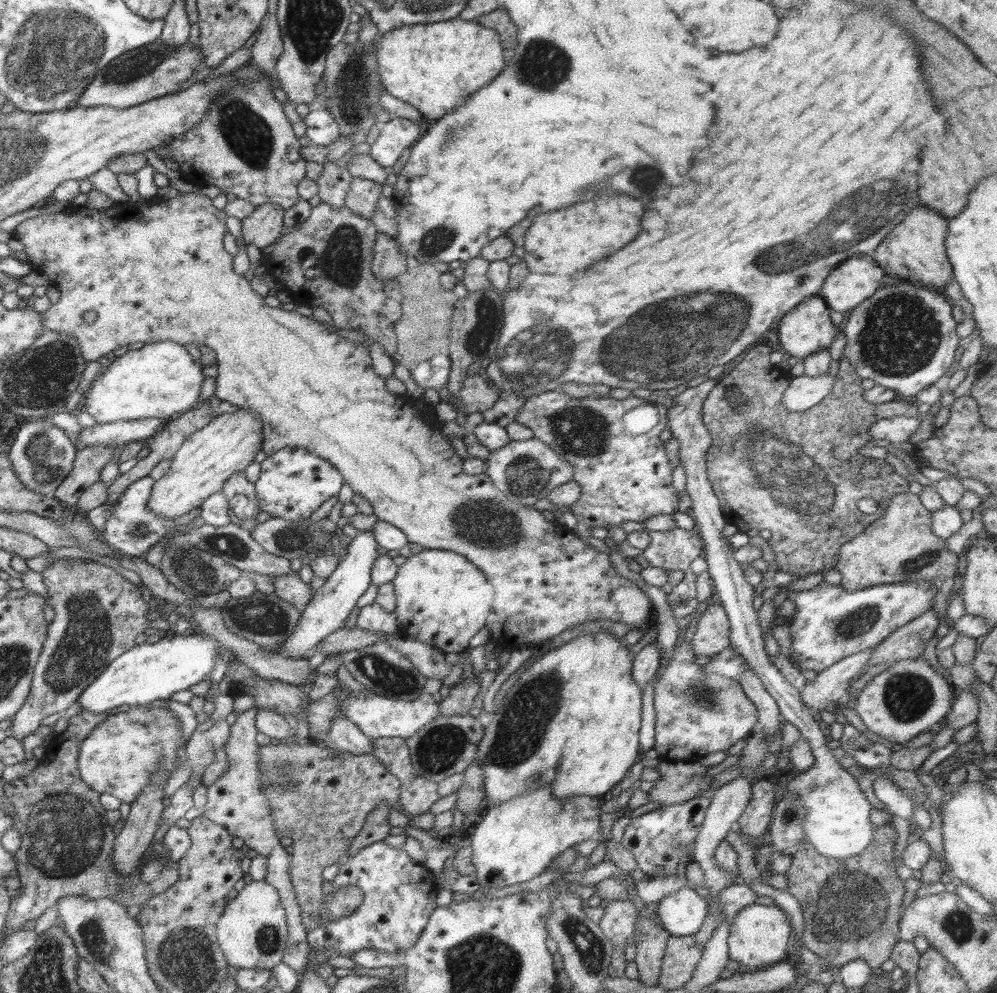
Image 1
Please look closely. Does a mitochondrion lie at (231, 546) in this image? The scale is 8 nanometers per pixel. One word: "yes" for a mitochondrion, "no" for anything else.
yes

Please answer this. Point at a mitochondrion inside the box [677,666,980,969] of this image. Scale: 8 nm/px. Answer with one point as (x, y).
(849, 907)

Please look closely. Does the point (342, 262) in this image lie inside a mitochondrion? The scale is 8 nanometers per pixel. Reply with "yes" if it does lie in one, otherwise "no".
yes

